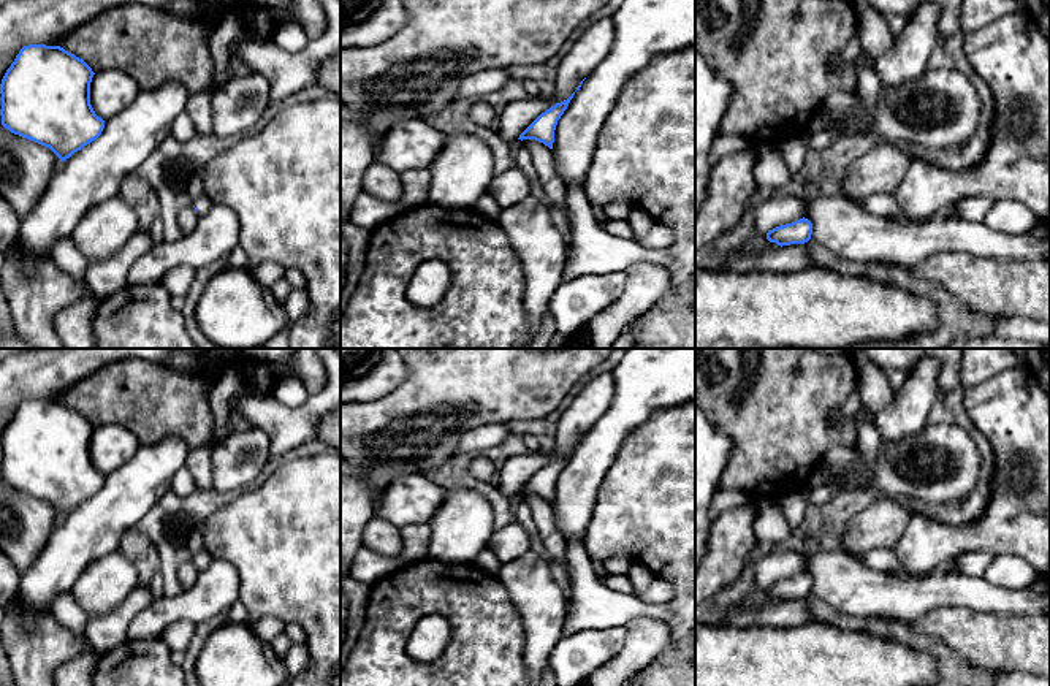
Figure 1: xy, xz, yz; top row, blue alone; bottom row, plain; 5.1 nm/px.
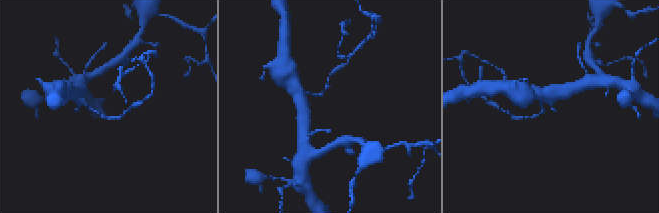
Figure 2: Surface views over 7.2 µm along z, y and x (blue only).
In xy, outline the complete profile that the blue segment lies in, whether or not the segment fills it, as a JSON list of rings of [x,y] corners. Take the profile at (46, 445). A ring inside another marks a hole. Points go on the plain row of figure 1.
[[[24,401],[0,439],[2,480],[49,502],[60,516],[70,513],[105,483],[90,459],[93,429],[60,401]]]

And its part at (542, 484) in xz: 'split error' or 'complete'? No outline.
complete

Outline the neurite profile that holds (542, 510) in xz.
[[[523,494],[523,501],[526,501],[532,510],[534,524],[548,553],[570,574],[567,543],[556,528],[553,505],[535,494]]]

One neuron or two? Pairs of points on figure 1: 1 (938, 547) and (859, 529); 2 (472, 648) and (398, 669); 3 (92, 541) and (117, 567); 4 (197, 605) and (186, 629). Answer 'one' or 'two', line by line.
1: two
2: one
3: two
4: two

